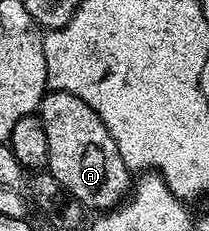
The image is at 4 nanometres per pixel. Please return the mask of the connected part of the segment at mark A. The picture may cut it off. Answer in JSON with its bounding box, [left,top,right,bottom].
[39,91,131,211]

